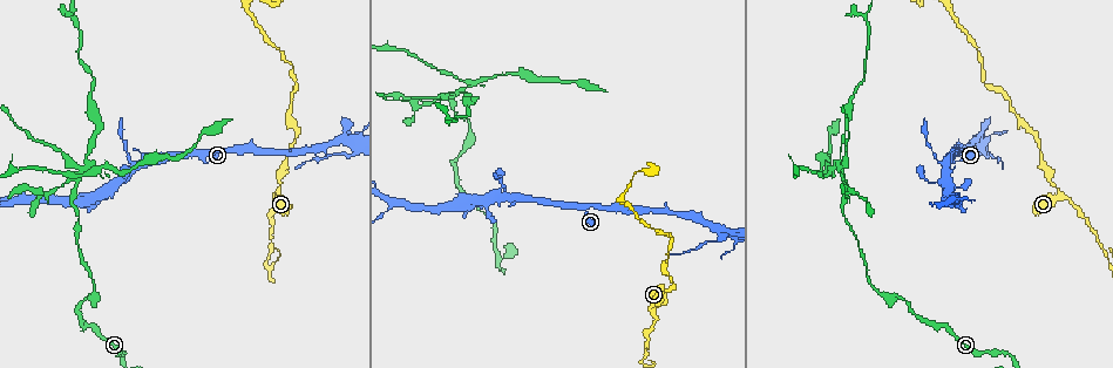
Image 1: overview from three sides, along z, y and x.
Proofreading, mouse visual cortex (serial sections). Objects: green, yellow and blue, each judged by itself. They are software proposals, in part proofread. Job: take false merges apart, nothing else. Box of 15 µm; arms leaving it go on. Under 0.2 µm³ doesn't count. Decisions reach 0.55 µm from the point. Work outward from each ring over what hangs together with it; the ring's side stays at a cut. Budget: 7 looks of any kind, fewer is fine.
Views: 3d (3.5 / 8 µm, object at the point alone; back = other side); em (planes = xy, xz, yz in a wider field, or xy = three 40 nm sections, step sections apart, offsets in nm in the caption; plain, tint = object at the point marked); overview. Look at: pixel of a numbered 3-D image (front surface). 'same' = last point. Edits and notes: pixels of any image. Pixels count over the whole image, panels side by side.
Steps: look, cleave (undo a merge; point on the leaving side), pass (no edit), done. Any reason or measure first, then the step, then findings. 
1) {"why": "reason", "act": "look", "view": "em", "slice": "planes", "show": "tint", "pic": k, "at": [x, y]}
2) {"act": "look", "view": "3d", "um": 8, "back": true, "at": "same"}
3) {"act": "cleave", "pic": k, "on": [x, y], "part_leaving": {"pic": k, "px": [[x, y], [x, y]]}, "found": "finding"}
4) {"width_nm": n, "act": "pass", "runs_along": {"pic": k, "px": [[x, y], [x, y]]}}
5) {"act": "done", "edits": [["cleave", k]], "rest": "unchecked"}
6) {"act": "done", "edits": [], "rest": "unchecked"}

{"why": "thin arm on a thick one", "act": "look", "view": "3d", "um": 8, "pic": 1, "at": [952, 200]}

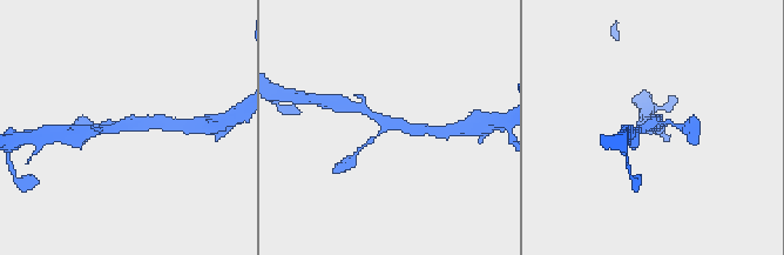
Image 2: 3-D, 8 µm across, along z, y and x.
{"act": "look", "view": "3d", "um": 3.5, "pic": 2, "at": [122, 126]}

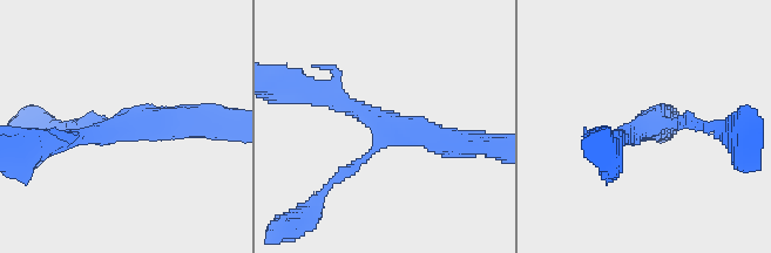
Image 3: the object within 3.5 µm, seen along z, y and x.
{"arms": 3, "arm_widths_nm": [100, 250, 350], "why": "need the tissue", "act": "look", "view": "em", "slice": "planes", "show": "tint", "pic": 3, "at": [384, 129]}

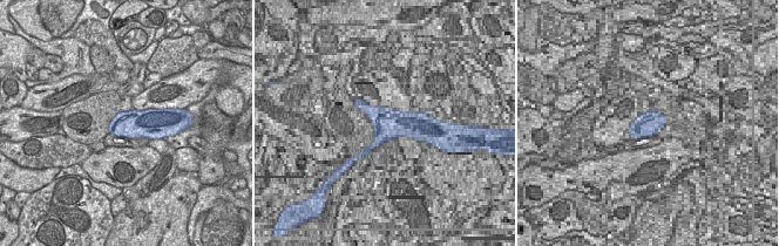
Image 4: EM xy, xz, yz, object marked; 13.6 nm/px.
{"width_nm": 380, "act": "pass", "runs_along": {"pic": 3, "px": [[459, 144], [383, 127], [336, 81]]}, "found": "continuous, no second cell"}

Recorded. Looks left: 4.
{"why": "looks like a crossing", "act": "look", "view": "3d", "um": 3.5, "pic": 1, "at": [461, 92]}

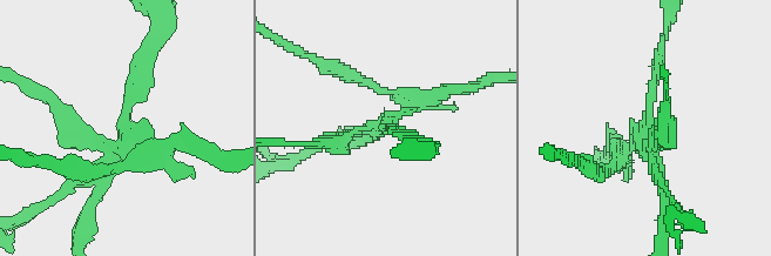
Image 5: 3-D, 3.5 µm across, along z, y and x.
{"why": "shape alone is not enough", "act": "look", "view": "em", "slice": "xy", "step": 2, "show": "tint", "pic": 5, "at": [384, 123]}

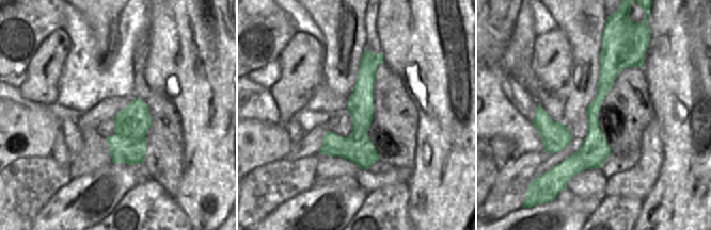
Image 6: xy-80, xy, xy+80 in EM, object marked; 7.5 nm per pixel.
{"act": "cleave", "pic": 5, "on": [171, 148], "part_leaving": {"pic": 5, "px": [[129, 145], [227, 160]]}, "found": "a second cell is stuck on"}

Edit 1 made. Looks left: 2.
{"why": "three-way junction", "act": "look", "view": "3d", "um": 3.5, "pic": 1, "at": [355, 138]}

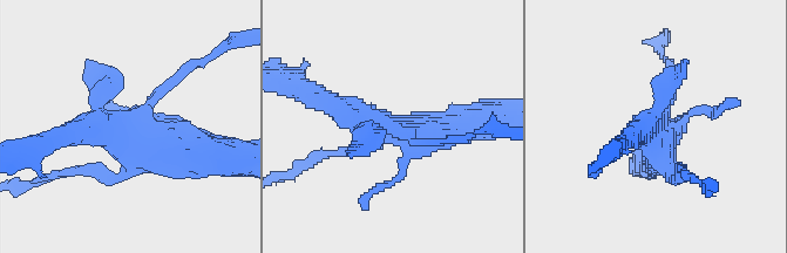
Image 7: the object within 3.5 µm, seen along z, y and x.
{"why": "shape alone is not enough", "act": "look", "view": "em", "slice": "xy", "step": 5, "show": "tint", "pic": 7, "at": [658, 123]}

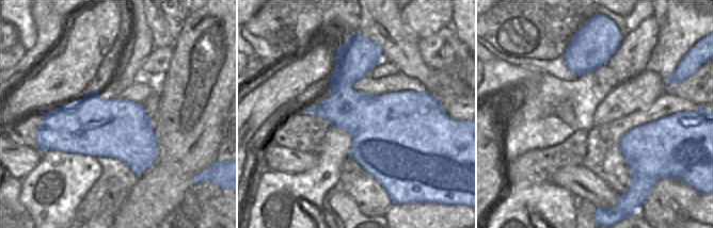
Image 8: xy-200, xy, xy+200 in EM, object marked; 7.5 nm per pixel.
{"act": "pass", "runs_along": {"pic": 7, "px": [[62, 138], [113, 138], [170, 77]]}, "found": "all the same cell"}

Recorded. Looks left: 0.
{"act": "done", "edits": [["cleave", 5]], "rest": "unchecked"}

